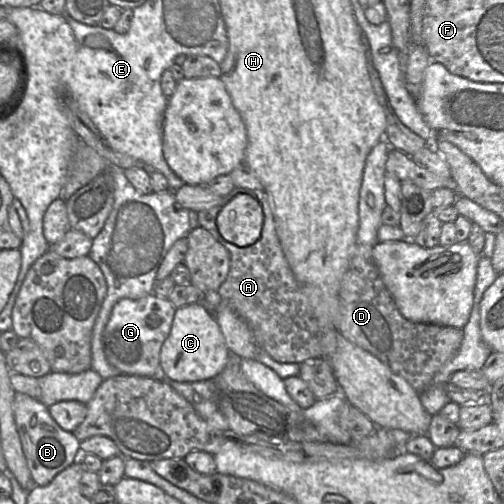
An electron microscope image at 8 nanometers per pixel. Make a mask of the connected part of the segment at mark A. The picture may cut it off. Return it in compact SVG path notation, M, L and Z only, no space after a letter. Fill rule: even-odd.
M235 187L223 200L219 206L212 207L207 210L197 212L200 227L206 229L211 235L221 243L230 254L230 270L226 280L217 290L221 297L222 303L229 305L237 315L239 315L250 327L257 345L265 350L268 355L280 363L298 363L301 364L308 359L322 357L320 345L320 331L317 321L313 314L313 308L306 294L305 285L299 283L286 260L282 250L280 240L278 238L273 214L269 205L268 197L257 198L262 206L263 211L263 227L259 239L252 245L238 247L220 235L216 218L222 205L229 201L241 191L253 191Z

